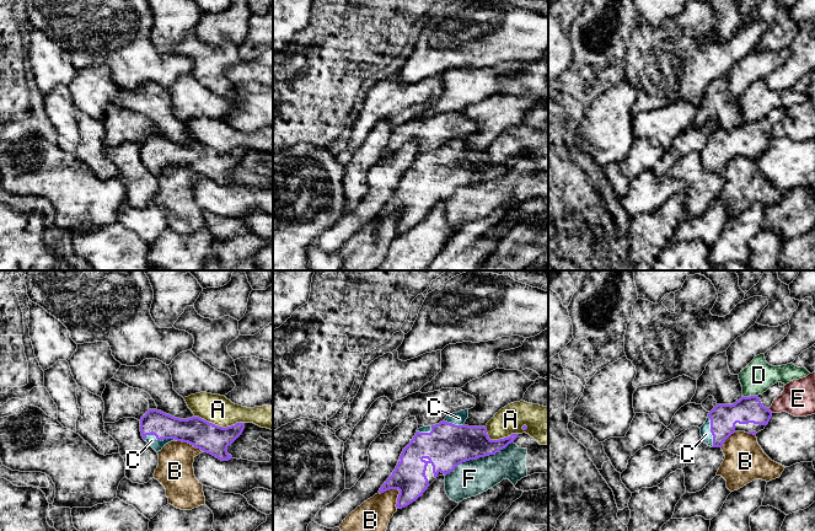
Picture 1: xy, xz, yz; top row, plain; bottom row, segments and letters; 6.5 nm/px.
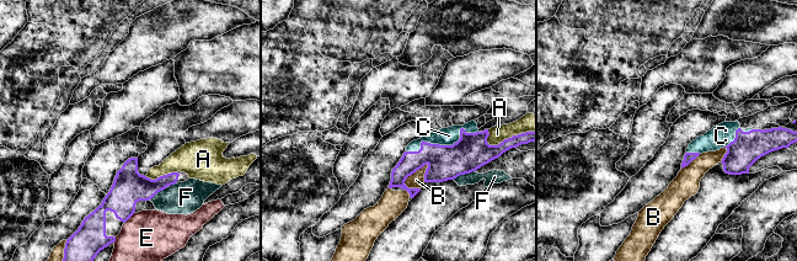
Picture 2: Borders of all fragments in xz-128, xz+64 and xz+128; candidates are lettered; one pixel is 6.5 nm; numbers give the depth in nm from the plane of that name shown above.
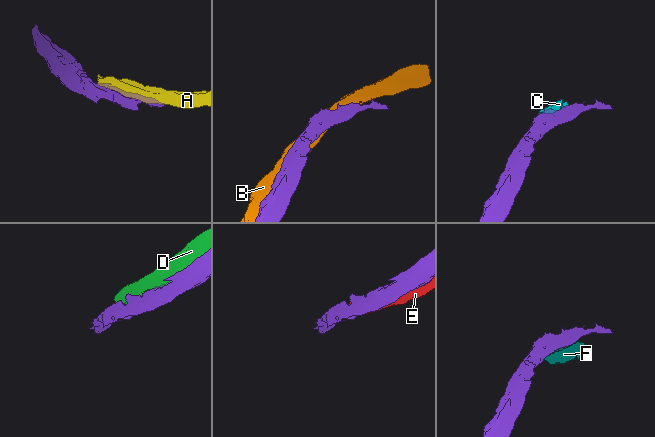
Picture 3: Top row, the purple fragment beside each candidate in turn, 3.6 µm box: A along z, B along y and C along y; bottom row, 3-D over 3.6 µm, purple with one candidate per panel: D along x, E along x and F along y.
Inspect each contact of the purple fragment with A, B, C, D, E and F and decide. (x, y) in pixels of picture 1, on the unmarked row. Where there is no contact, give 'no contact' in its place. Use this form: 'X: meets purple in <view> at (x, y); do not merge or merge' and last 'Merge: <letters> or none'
A: meets purple in xy at (219, 151); do not merge
B: meets purple in xz at (397, 213); do not merge
C: meets purple in xy at (161, 164); merge
D: meets purple in yz at (750, 121); do not merge
E: meets purple in yz at (770, 135); do not merge
F: meets purple in xz at (478, 182); do not merge
Merge: C

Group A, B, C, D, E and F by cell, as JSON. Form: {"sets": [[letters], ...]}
{"sets": [["A", "D"], ["B"], ["C"], ["E", "F"]]}

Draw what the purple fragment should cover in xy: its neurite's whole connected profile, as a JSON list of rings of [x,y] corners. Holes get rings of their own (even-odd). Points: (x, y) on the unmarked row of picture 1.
[[[149,134],[140,144],[141,161],[156,177],[171,166],[182,166],[221,186],[232,183],[227,178],[227,171],[242,159],[243,154],[243,148],[222,152],[199,141],[179,144],[157,134]]]

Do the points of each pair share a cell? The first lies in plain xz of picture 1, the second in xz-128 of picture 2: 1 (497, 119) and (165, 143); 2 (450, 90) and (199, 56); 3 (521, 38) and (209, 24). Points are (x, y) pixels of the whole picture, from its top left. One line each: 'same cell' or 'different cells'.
1: same cell
2: different cells
3: same cell

